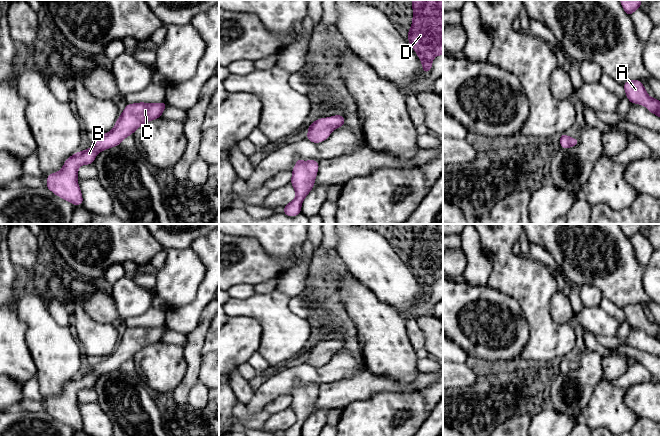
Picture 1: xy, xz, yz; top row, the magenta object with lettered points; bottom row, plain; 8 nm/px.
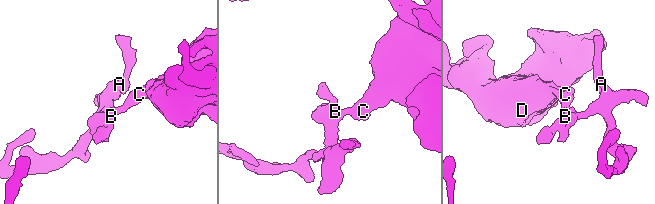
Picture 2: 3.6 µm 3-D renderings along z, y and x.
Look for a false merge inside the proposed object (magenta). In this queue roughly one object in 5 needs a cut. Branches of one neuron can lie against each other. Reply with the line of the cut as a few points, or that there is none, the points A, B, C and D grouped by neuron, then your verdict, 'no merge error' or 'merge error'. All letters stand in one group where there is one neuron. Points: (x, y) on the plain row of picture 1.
cut none; groups A B C D; no merge error

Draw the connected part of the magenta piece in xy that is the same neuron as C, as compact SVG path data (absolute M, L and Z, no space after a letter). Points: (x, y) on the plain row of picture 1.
M167 326L127 328L114 352L107 358L93 360L93 369L90 373L79 375L67 382L60 395L48 399L46 411L73 429L83 429L81 414L77 406L78 391L93 388L99 376L120 369L127 360L133 358L146 346L161 342L166 330Z

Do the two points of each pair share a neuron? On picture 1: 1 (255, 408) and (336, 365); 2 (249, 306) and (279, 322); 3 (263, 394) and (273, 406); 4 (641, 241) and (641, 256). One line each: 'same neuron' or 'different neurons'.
1: same neuron
2: same neuron
3: different neurons
4: same neuron

